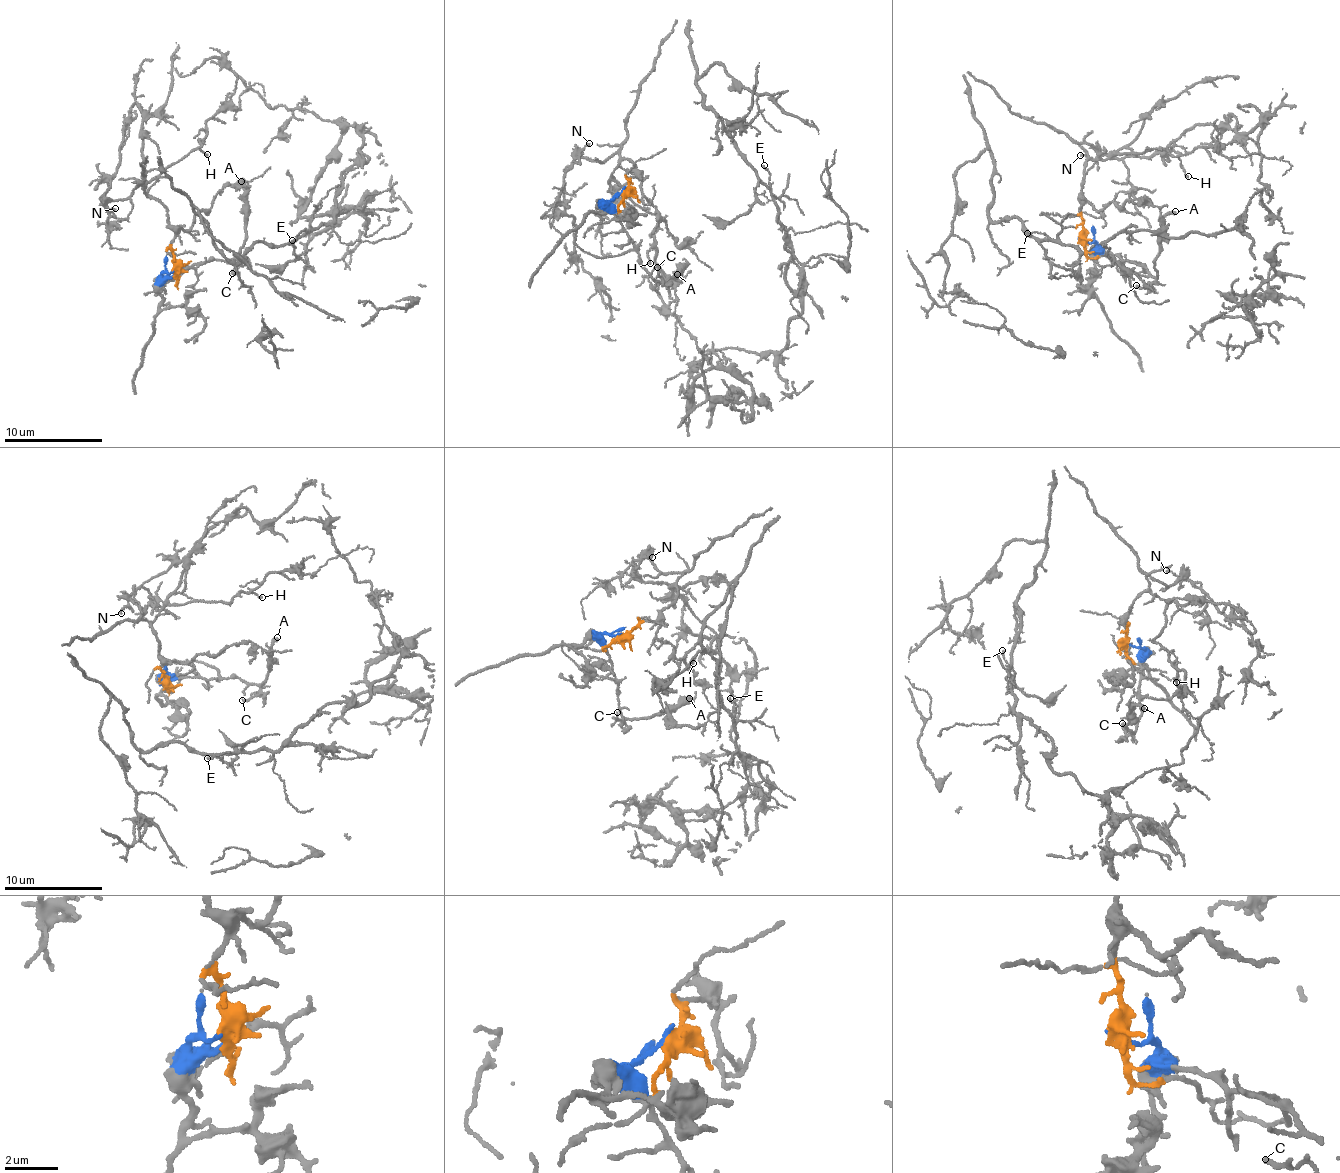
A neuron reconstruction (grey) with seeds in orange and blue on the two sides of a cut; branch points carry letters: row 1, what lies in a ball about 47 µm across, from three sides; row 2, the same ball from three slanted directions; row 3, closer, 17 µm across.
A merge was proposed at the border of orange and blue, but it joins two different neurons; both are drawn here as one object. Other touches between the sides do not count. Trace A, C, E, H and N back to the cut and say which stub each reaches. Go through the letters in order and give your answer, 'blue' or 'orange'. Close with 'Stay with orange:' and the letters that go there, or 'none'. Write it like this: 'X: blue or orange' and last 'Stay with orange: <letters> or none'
A: blue
C: blue
E: orange
H: orange
N: orange
Stay with orange: E, H, N

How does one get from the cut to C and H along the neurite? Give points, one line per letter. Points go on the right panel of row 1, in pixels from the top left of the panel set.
C: (1081, 240), (1142, 264), (1155, 280), (1136, 285)
H: (1081, 240), (1080, 196), (1086, 161), (1141, 154), (1150, 149), (1165, 149), (1178, 158), (1188, 177)

